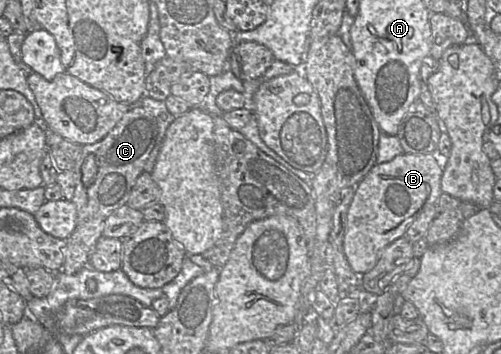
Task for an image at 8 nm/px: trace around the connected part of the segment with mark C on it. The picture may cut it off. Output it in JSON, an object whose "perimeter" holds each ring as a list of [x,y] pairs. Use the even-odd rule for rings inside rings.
{"perimeter":[[[138,106],[127,111],[116,126],[100,141],[82,145],[81,154],[75,162],[75,191],[72,201],[77,209],[74,232],[66,240],[62,271],[73,275],[86,266],[98,240],[103,236],[108,216],[126,205],[136,179],[144,171],[144,165],[157,143],[159,125],[156,116],[147,108]],[[94,154],[98,166],[96,179],[90,186],[82,182],[82,164],[86,157]]]}

